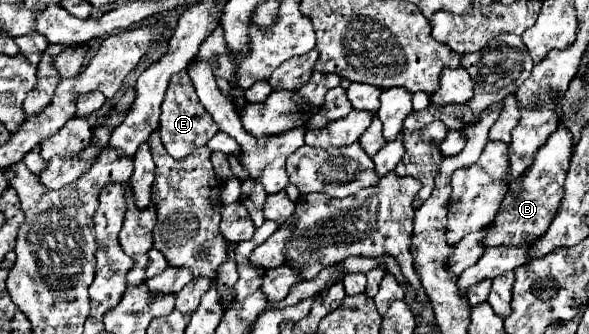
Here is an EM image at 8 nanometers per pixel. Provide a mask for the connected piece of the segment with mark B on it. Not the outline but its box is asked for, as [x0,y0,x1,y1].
[483,128,573,246]

